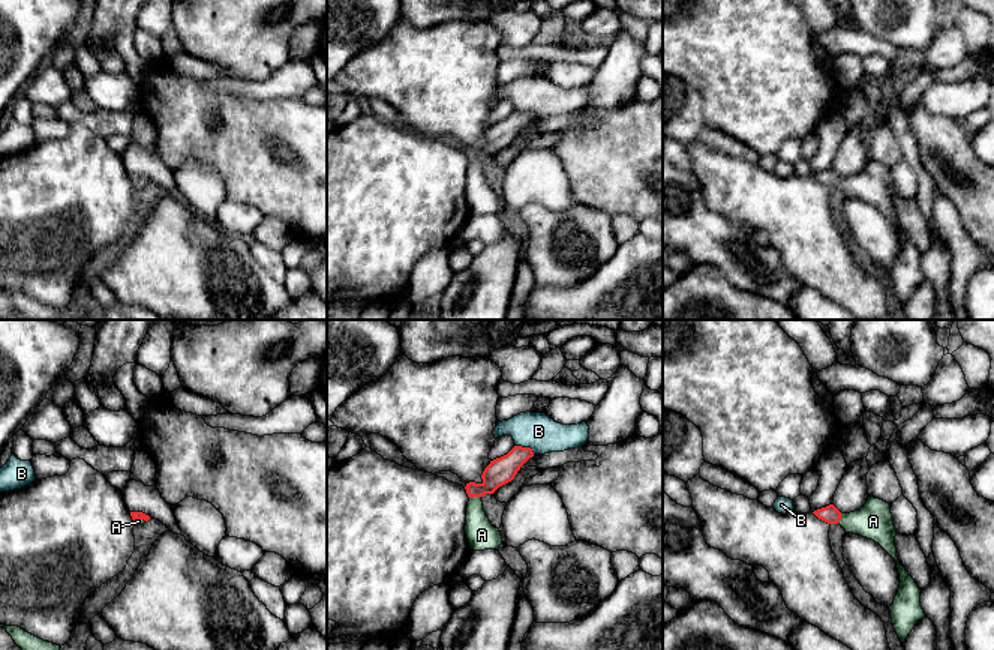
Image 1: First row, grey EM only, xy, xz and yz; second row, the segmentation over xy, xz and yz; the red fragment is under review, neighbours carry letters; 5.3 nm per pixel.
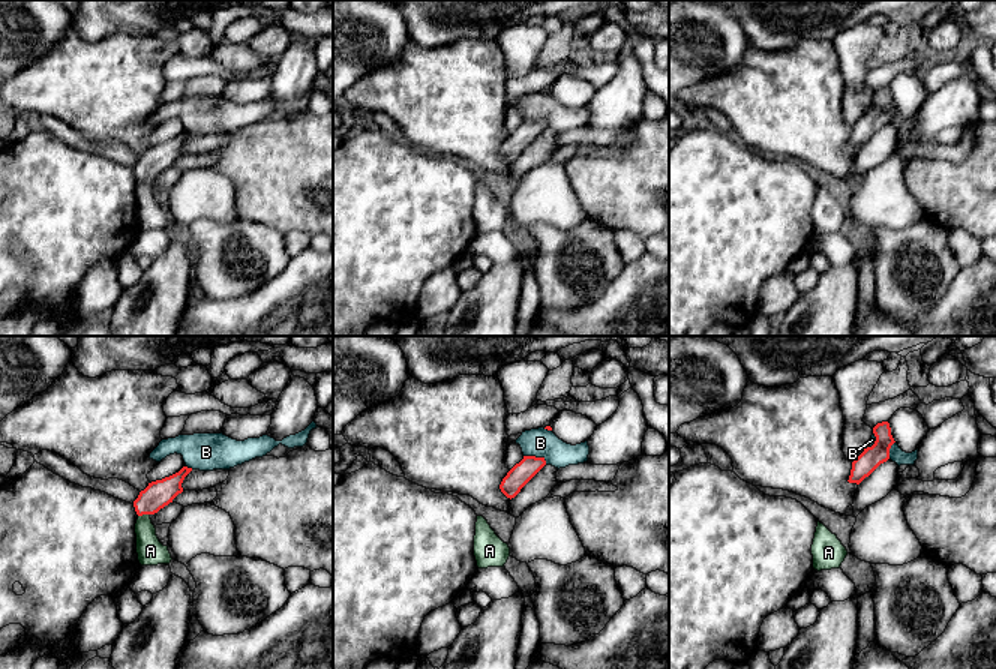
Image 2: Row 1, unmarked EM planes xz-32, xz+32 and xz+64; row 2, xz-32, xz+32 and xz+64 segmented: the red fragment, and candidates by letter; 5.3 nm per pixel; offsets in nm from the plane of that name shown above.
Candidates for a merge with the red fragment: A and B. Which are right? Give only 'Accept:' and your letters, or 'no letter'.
Accept: A

